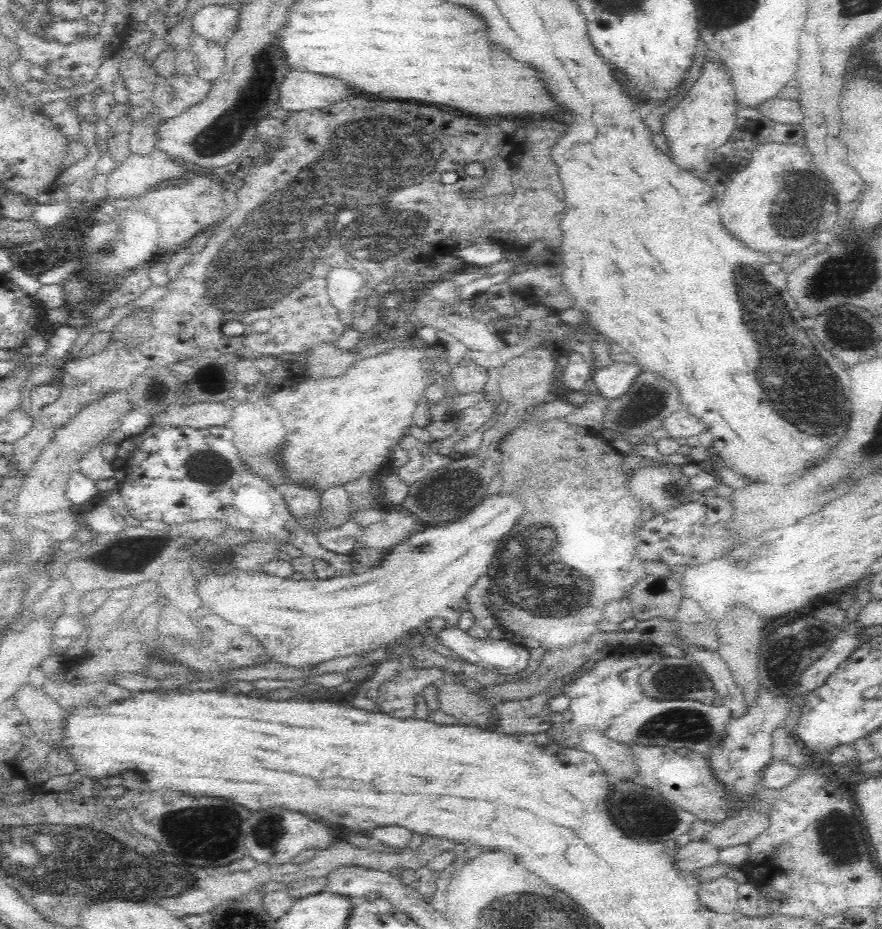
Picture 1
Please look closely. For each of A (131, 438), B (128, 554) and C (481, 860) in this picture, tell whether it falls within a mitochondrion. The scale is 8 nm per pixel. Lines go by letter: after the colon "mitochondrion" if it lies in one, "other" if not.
A: other
B: mitochondrion
C: other

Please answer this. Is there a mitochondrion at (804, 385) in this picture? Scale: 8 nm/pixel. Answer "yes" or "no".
yes

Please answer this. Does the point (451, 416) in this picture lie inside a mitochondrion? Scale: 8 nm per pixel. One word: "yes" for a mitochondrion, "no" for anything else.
no

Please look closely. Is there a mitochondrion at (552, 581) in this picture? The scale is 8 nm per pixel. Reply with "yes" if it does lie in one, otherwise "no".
yes

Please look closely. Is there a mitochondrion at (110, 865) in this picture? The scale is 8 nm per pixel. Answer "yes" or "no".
yes

